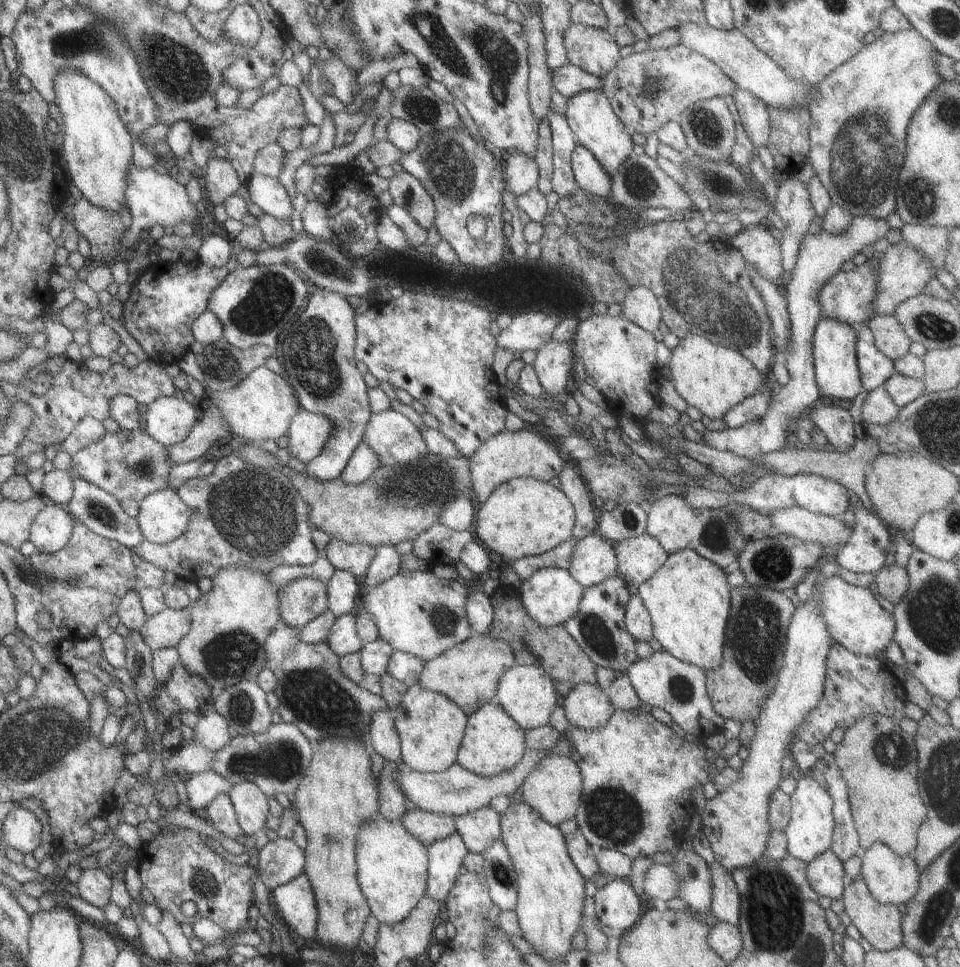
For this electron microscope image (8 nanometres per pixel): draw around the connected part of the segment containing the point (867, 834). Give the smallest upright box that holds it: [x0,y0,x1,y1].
[832,715,927,857]

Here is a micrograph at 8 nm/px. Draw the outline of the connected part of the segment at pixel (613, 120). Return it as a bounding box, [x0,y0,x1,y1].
[564,89,631,176]

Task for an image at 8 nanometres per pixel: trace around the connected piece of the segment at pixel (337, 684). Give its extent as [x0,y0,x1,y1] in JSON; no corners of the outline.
[264,626,387,745]

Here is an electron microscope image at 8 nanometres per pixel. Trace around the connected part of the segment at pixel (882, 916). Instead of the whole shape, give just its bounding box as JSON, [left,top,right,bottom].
[840,876,902,951]

